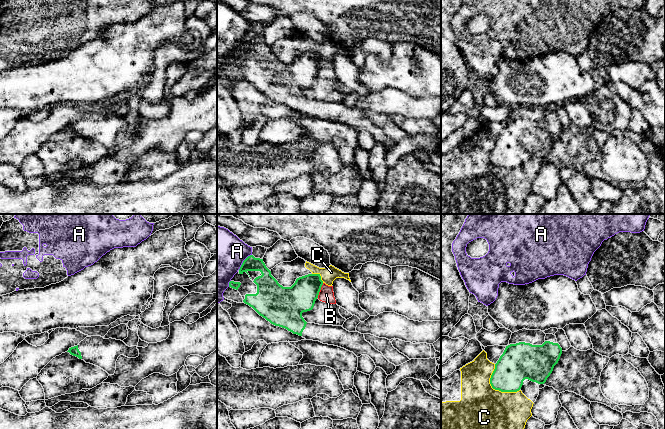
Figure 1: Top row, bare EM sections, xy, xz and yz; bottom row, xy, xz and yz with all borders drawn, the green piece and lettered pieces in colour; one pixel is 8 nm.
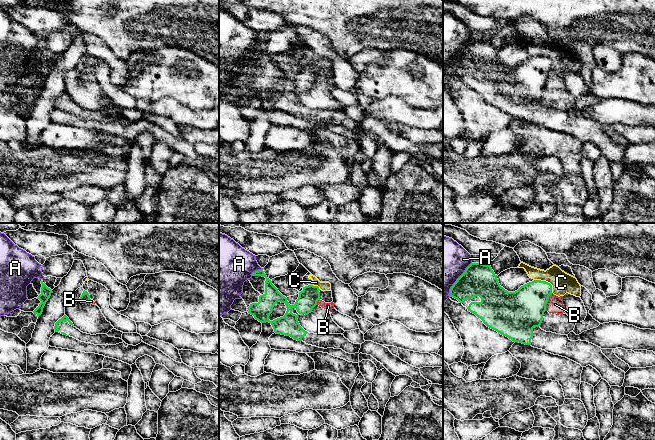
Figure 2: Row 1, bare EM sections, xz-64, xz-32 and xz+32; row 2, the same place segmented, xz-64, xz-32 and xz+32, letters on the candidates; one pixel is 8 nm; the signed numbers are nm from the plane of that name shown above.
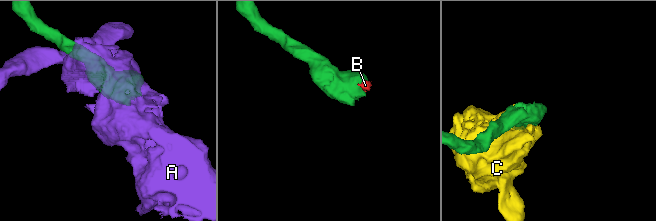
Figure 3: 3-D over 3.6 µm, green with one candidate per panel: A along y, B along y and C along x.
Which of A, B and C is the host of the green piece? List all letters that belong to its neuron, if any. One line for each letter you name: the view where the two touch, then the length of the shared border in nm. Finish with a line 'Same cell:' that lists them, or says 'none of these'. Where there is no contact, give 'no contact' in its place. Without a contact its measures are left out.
Same cell: none of these

